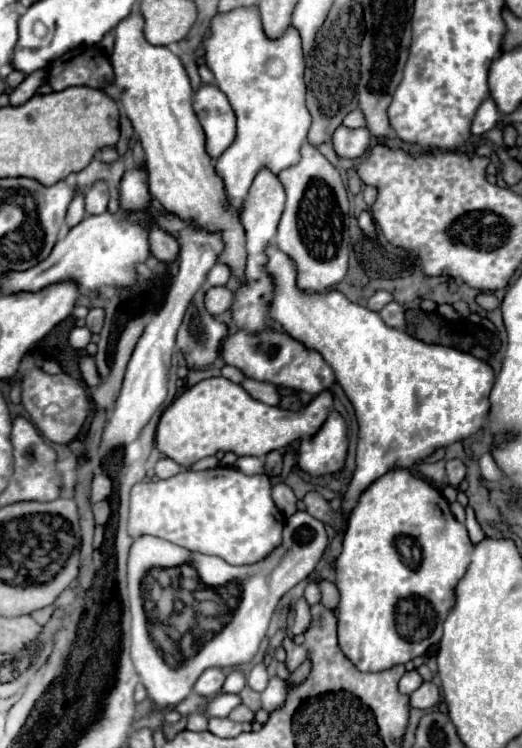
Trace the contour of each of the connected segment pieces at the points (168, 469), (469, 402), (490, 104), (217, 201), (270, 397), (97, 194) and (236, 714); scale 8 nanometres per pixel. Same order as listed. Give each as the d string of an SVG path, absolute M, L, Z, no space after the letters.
M161 458L157 464L155 464L155 474L157 478L171 478L175 476L177 472L181 472L181 466L169 458Z
M273 244L267 246L265 254L265 270L273 280L271 320L279 322L283 330L307 348L323 354L351 400L359 422L357 468L341 500L345 522L335 534L327 555L328 562L333 564L341 552L343 532L359 496L377 478L395 468L411 468L437 448L447 448L485 428L495 374L487 362L471 354L441 344L425 344L403 330L389 328L377 312L349 302L339 290L321 294L297 288L295 260Z
M485 98L481 102L481 106L477 108L475 118L471 122L471 134L483 136L487 130L497 126L497 122L499 122L499 110L491 98Z
M139 12L127 16L115 28L115 48L111 54L111 66L115 74L115 88L119 94L119 104L123 114L131 120L143 150L145 164L149 170L149 190L163 204L163 208L183 222L193 222L205 232L219 232L223 240L223 250L217 256L219 264L227 264L239 282L245 282L245 230L241 224L241 210L229 204L225 184L215 170L215 160L205 150L205 132L191 108L193 90L183 62L165 46L153 46L143 38L143 18Z
M245 378L245 380L241 382L241 386L243 386L243 390L245 390L251 398L255 398L255 400L259 400L259 402L263 402L263 404L269 404L269 406L277 406L277 404L279 404L277 388L271 386L271 384L267 384L267 382L257 382L257 380Z
M97 180L93 186L85 190L85 212L87 214L103 214L107 210L109 190L103 180Z
M237 706L229 716L227 716L229 720L235 720L235 722L253 722L255 720L255 714L253 714L253 710L249 710L247 706Z

